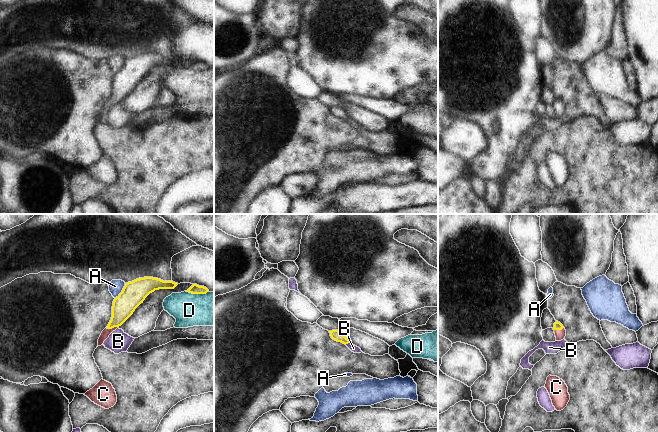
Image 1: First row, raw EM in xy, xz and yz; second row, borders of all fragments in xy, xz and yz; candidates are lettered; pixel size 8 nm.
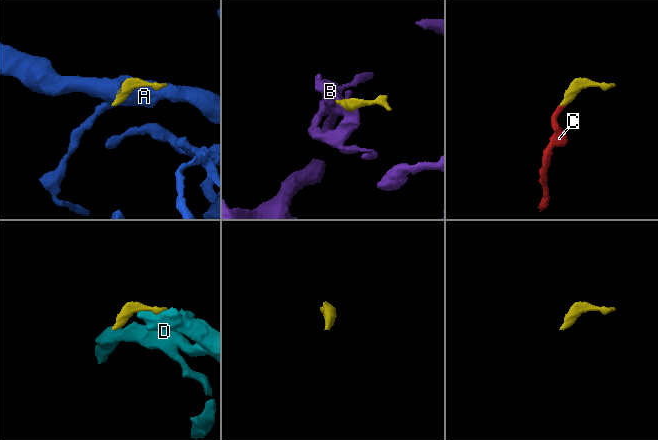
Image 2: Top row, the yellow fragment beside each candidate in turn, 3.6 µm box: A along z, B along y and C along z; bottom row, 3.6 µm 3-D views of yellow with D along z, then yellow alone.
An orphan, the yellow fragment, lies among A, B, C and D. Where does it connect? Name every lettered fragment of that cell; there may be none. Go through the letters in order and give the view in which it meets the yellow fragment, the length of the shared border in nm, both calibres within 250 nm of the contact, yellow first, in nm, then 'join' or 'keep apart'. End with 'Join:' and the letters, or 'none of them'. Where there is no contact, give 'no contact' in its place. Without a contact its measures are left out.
A: xy | 150 nm | 190/110 nm | keep apart
B: xz | 40 nm | 90/60 nm | keep apart
C: xy | 100 nm | 180/70 nm | join
D: xy | 190 nm | 80/280 nm | keep apart
Join: C

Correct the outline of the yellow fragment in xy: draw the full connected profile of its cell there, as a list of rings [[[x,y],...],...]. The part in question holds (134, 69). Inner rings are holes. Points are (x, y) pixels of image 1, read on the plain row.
[[[153,53],[139,54],[125,59],[122,68],[113,77],[112,93],[98,115],[98,122],[103,121],[109,111],[133,90],[150,69],[159,65],[174,65],[177,61],[172,56],[163,57]]]

